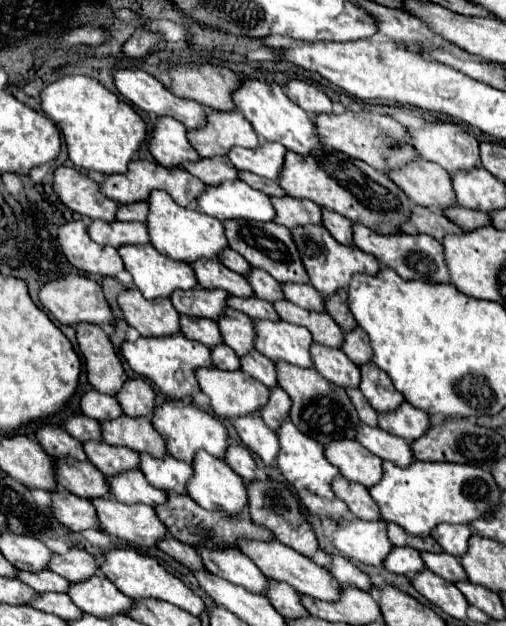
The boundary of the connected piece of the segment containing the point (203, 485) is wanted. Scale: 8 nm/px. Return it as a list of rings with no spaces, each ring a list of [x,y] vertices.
[[[207,452],[195,454],[187,494],[207,510],[237,514],[247,506],[247,492],[241,476],[237,476],[225,460],[219,460]]]

